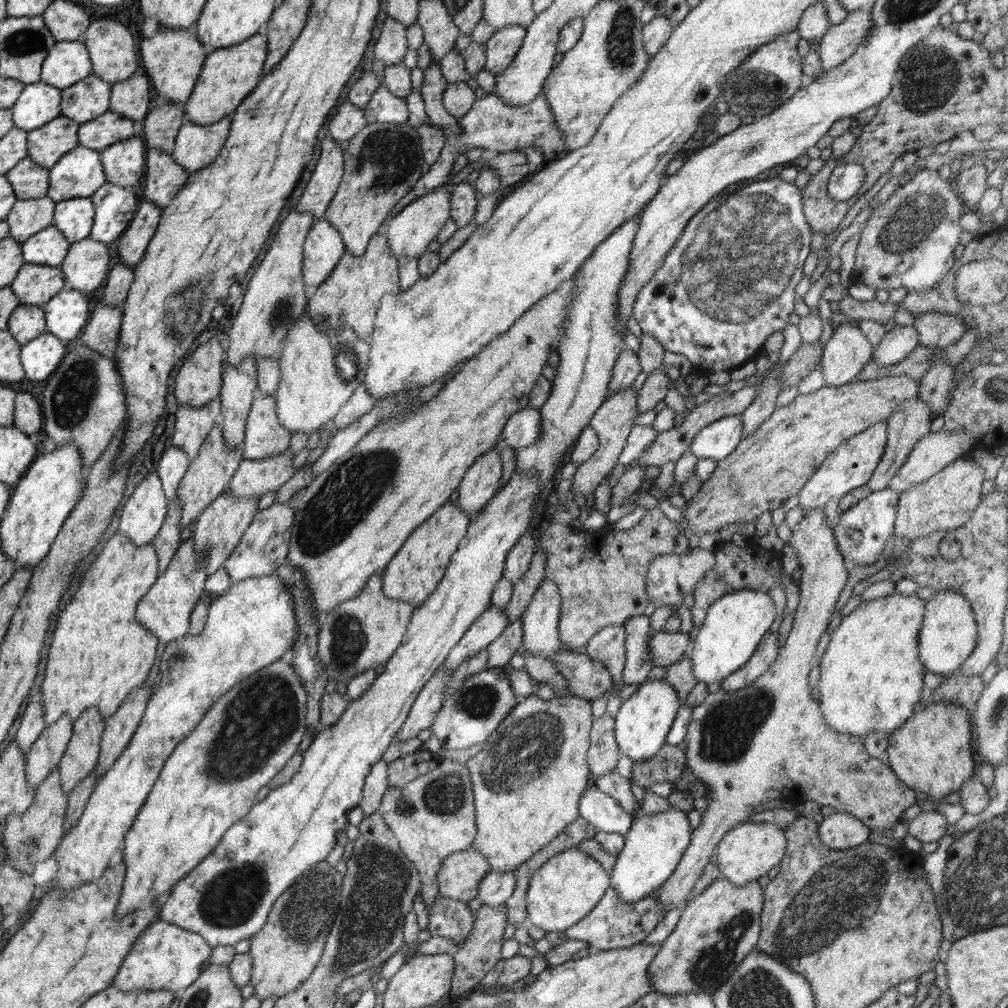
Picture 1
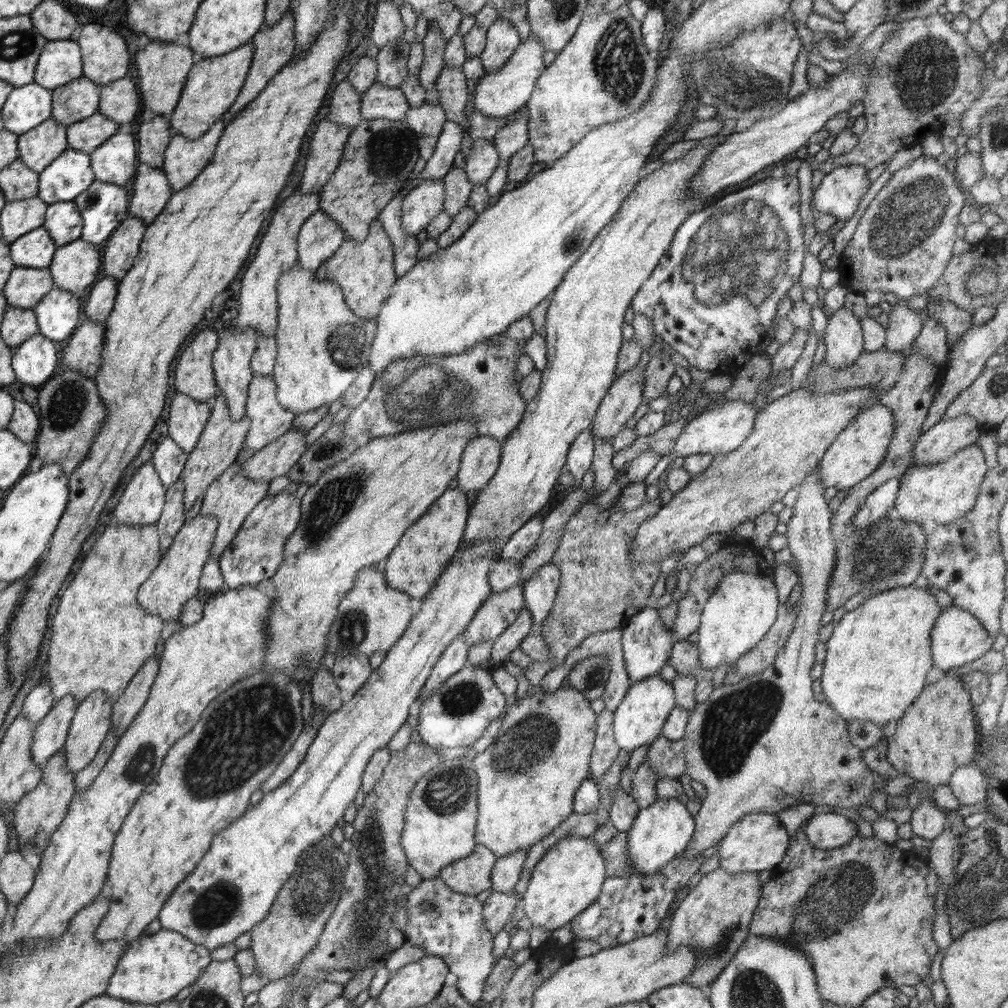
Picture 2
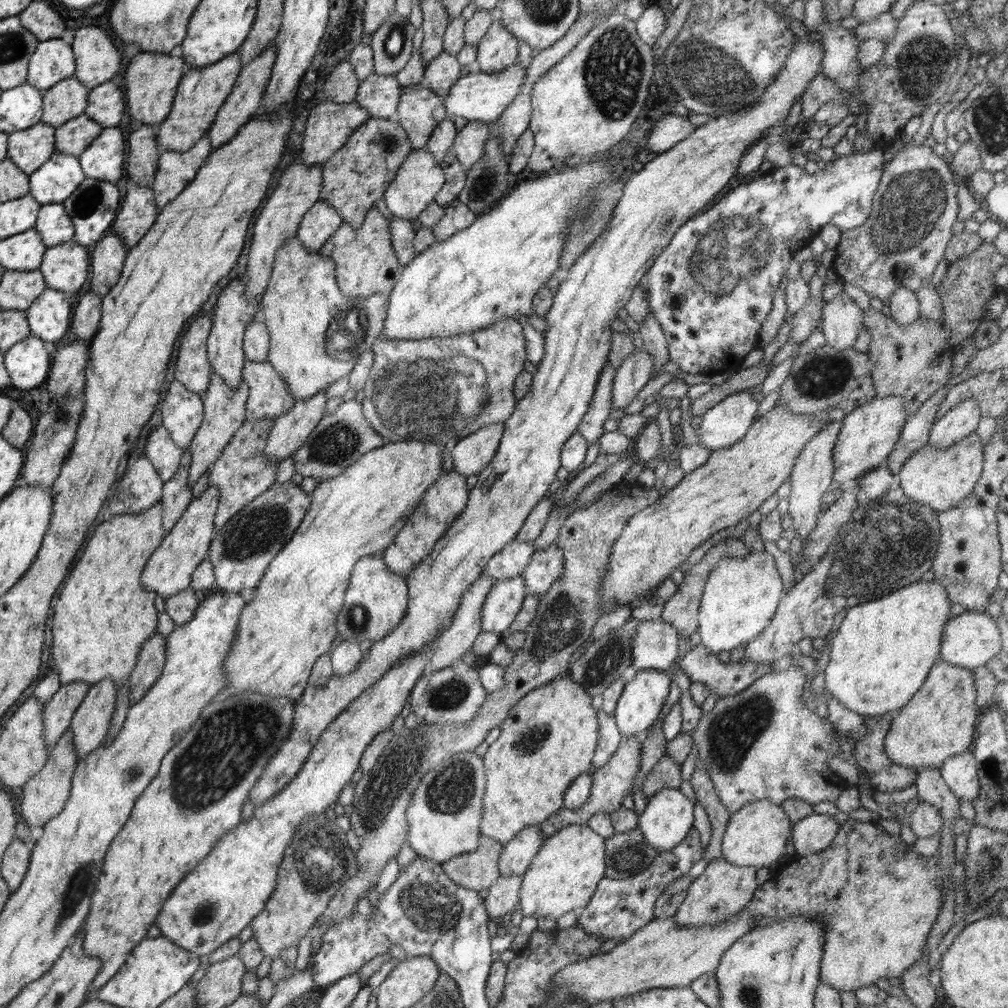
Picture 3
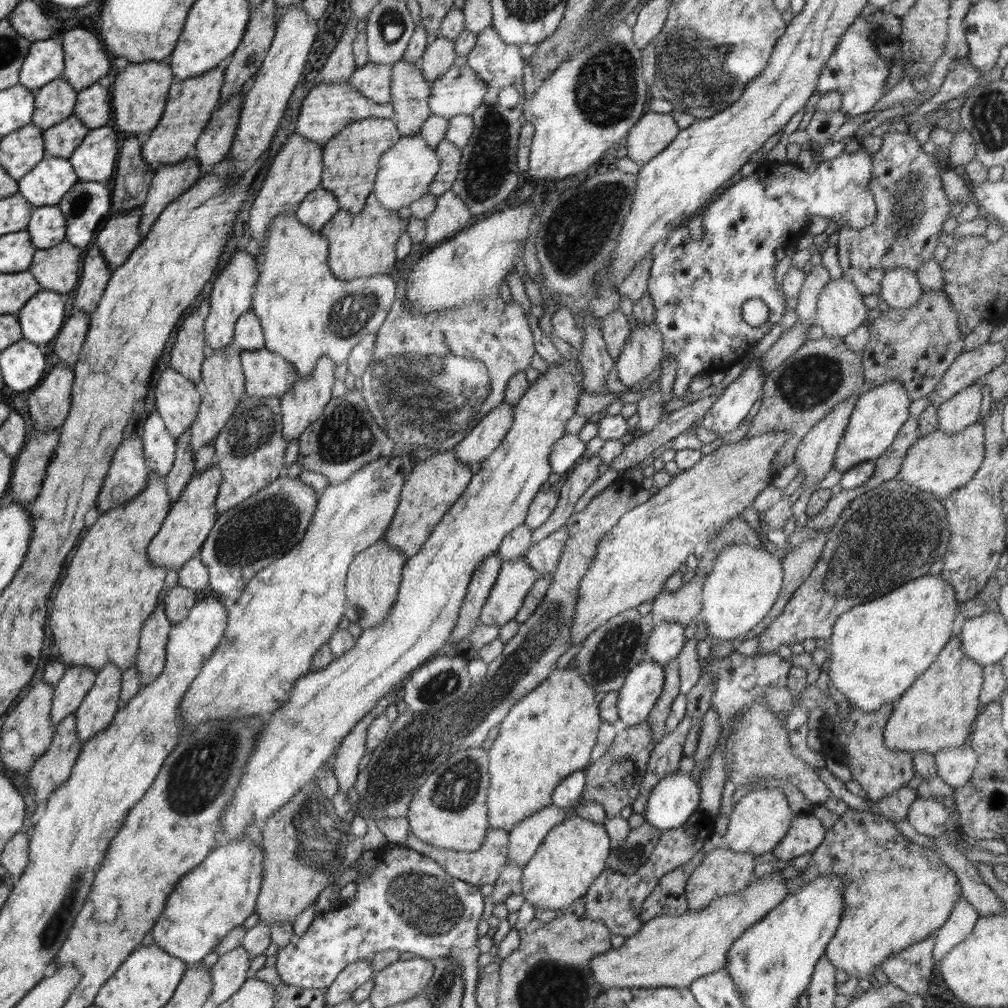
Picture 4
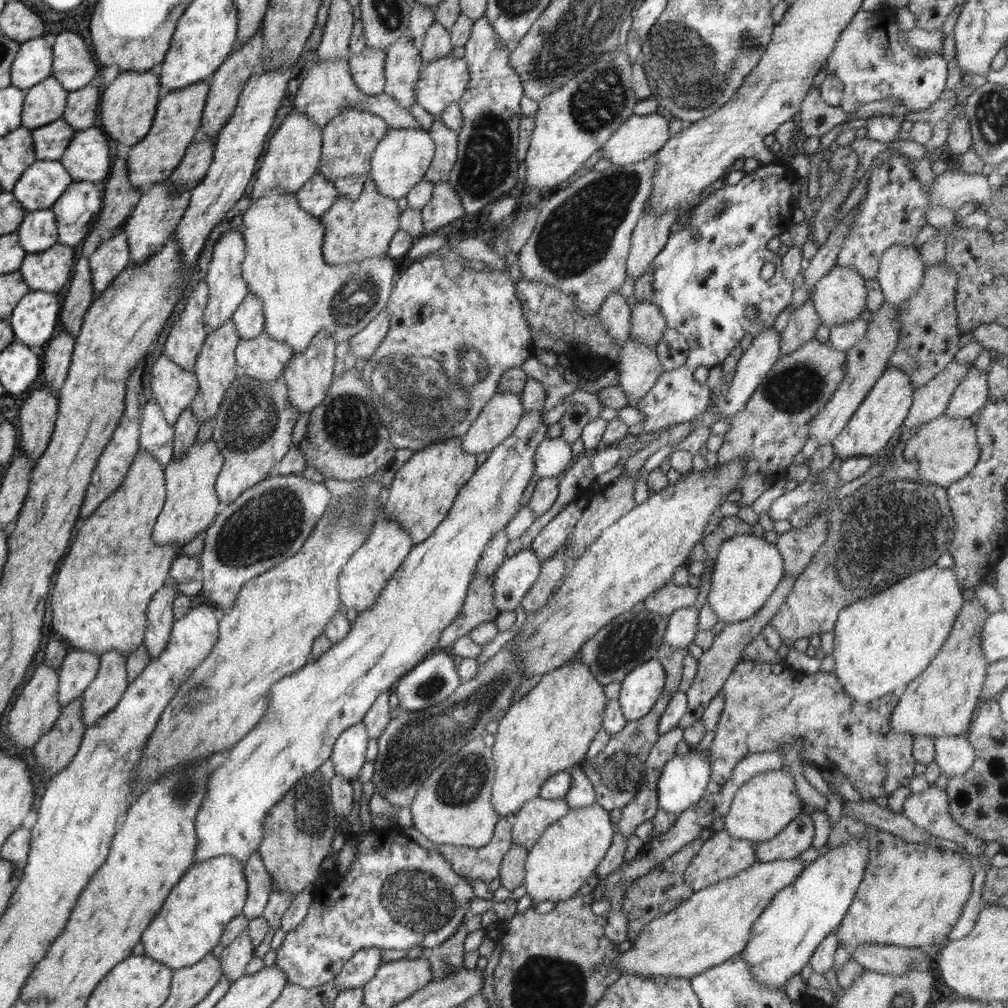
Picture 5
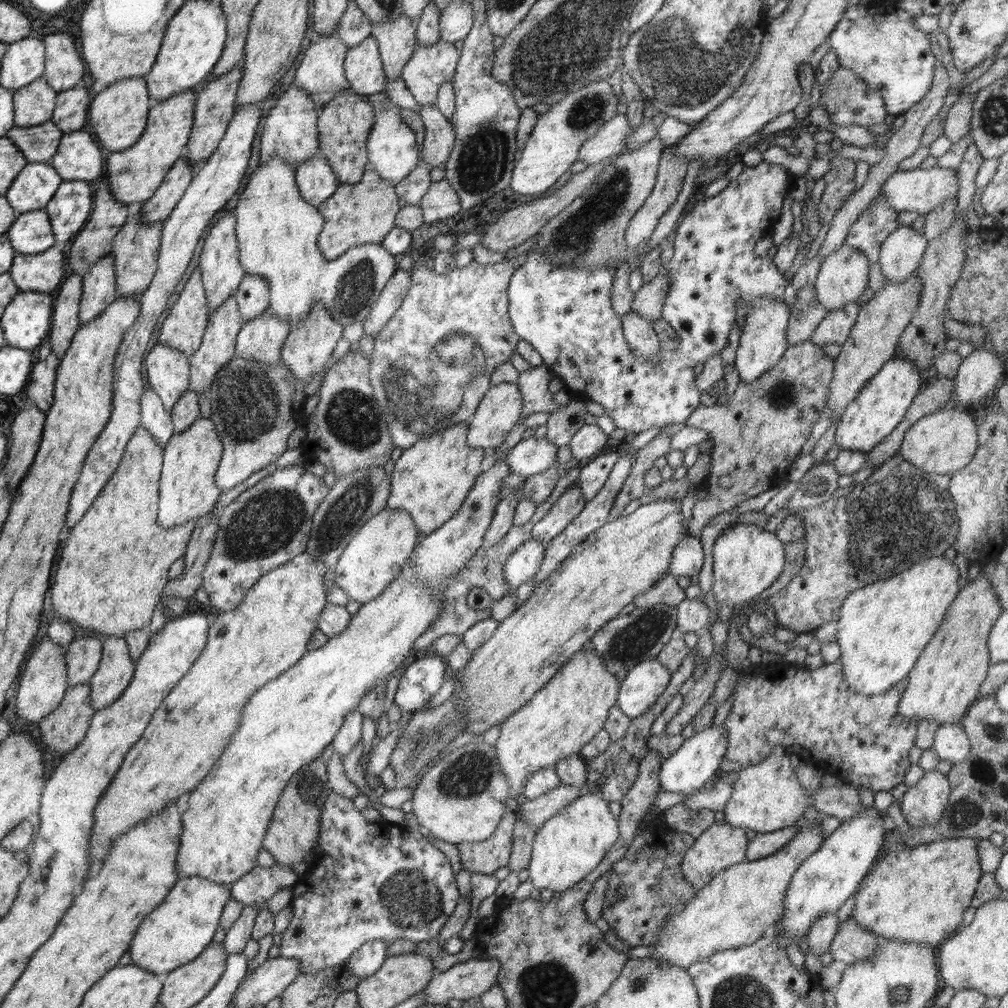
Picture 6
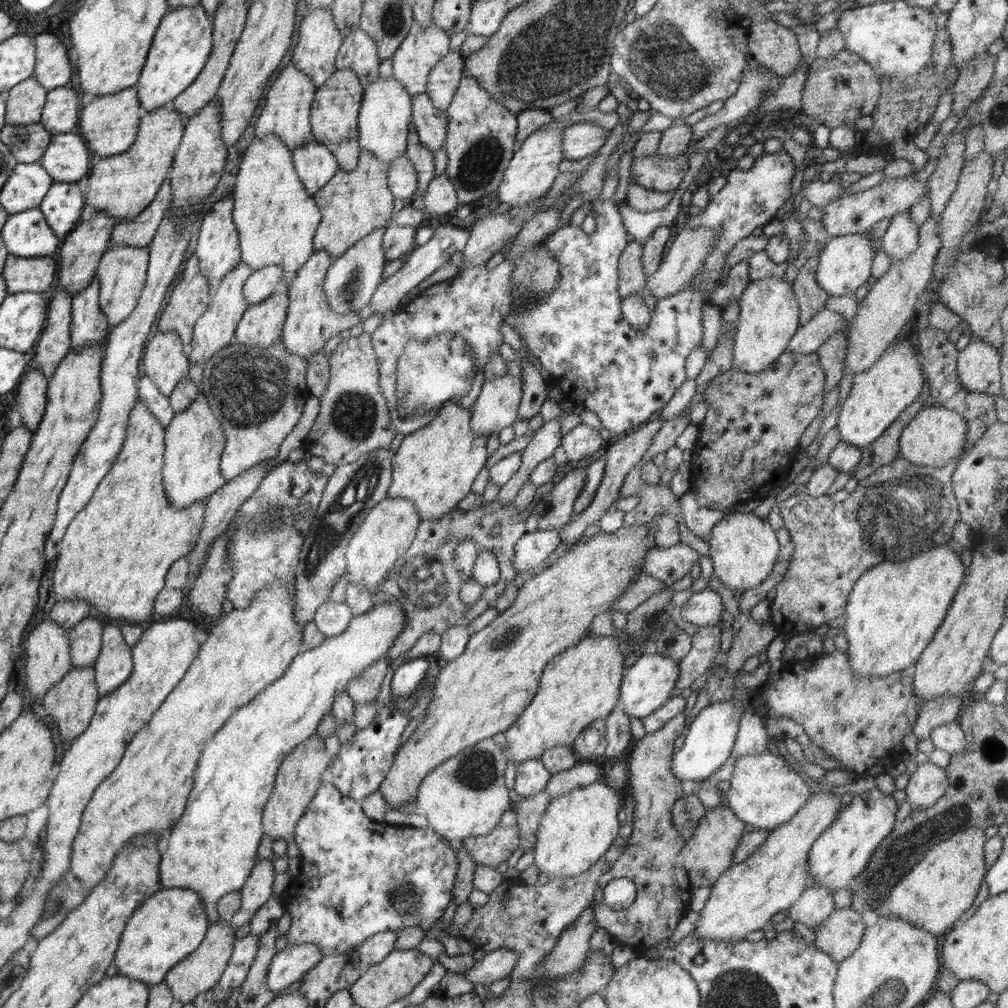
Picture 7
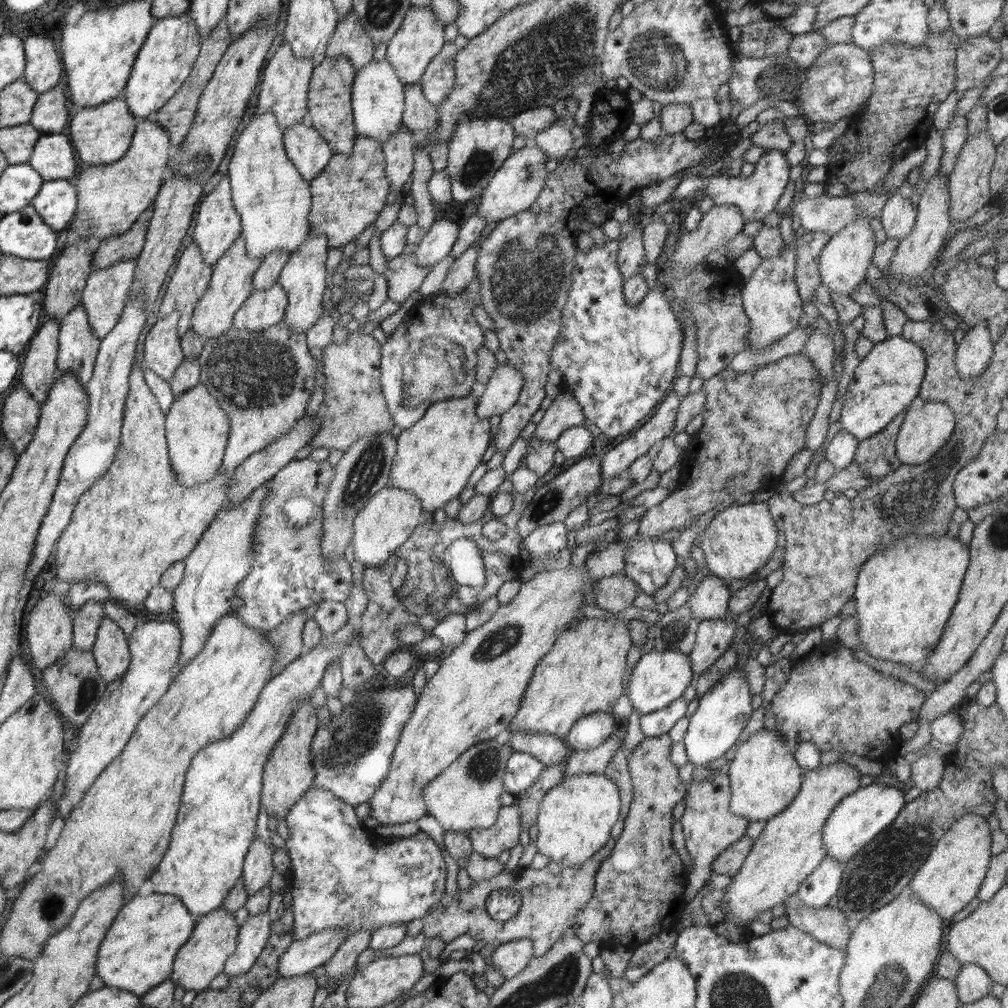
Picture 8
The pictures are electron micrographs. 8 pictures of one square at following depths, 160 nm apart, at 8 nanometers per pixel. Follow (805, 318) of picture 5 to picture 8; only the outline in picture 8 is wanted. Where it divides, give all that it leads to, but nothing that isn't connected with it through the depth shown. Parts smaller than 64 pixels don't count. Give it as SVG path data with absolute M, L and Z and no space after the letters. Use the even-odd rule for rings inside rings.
M807 231L803 238L796 242L796 270L793 279L796 281L800 298L809 303L822 283L819 256L830 239L824 232Z

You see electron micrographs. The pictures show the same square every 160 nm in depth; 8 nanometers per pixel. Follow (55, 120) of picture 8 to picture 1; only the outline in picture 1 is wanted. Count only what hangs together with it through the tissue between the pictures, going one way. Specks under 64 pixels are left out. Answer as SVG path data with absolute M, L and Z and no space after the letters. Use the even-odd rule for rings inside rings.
M138 72L111 85L109 110L130 120L143 120L156 101L150 79Z

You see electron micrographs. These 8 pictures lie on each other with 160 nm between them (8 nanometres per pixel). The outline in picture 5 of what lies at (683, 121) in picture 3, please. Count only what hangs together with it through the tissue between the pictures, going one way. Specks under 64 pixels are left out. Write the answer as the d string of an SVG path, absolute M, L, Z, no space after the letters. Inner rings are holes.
M632 115L601 146L602 158L614 165L640 162L657 153L671 137L669 121L662 115Z

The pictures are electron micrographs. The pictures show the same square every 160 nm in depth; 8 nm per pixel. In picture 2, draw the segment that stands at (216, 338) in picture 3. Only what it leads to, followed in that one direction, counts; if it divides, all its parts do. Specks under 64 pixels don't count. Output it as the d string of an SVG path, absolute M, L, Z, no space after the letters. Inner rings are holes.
M235 323L229 328L229 331L219 338L218 346L212 355L212 364L214 370L214 380L216 380L218 394L224 395L226 408L229 410L232 421L240 422L247 416L246 402L248 399L248 390L252 377L254 377L250 363L256 350L257 332L256 331L237 331Z

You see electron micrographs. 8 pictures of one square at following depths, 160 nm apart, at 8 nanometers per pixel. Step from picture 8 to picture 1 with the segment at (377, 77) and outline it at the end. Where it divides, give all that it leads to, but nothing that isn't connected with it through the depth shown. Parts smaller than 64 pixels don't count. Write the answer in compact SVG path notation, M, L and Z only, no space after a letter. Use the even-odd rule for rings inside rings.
M442 185L436 191L414 199L400 212L388 219L382 231L387 236L388 246L397 260L404 257L418 258L428 250L428 244L436 238L440 229L450 219L450 197L451 195L446 191L446 185Z

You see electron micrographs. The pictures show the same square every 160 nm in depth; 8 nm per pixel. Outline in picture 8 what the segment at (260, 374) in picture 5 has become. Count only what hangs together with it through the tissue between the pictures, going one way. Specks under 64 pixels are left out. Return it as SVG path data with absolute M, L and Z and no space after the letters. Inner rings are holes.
M278 282L264 290L255 289L234 313L233 326L252 332L273 327L284 319L287 304L287 292Z

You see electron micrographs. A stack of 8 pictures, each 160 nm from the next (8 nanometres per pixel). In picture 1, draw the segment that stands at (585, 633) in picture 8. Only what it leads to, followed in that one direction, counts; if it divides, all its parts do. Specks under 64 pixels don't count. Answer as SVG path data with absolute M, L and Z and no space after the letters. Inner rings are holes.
M530 694L523 701L515 704L515 707L508 713L508 716L485 740L482 750L465 762L470 773L470 778L472 778L472 786L474 786L473 797L477 833L474 837L472 847L476 849L476 852L480 852L484 856L484 860L488 862L488 866L490 866L492 872L500 874L500 872L508 873L518 870L523 863L528 862L543 846L546 846L552 839L555 839L568 826L568 823L573 823L576 819L580 818L579 800L583 792L590 788L593 782L593 777L587 763L592 723L590 701L581 699L576 695L560 694L554 696L552 699L544 700L538 695Z

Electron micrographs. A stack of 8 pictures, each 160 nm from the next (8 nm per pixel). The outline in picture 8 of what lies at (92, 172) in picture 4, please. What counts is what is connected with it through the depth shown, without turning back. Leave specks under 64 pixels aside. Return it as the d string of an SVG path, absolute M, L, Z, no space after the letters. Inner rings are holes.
M42 134L36 141L29 165L44 181L70 179L76 172L76 154L69 136Z

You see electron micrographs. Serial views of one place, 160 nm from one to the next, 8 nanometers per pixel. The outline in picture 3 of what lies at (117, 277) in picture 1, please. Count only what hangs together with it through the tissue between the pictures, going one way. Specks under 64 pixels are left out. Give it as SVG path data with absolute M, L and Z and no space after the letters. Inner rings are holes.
M91 290L80 297L69 326L75 339L87 340L96 334L101 317L101 298L102 296Z

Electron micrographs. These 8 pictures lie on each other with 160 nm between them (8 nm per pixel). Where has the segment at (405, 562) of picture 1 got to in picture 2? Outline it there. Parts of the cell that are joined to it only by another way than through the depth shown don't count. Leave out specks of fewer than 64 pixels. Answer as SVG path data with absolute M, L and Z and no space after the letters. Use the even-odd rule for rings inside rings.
M460 488L446 489L431 505L415 524L406 529L388 555L383 572L390 587L405 592L416 604L436 584L459 549L469 516L466 493Z

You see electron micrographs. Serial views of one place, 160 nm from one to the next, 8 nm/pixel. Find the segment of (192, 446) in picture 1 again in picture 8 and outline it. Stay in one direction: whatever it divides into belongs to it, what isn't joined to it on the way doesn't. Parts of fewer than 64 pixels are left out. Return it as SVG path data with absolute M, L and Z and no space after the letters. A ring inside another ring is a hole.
M176 311L165 317L160 316L150 328L144 342L144 367L164 378L166 382L172 380L176 368L185 359L180 347L178 323L179 314Z

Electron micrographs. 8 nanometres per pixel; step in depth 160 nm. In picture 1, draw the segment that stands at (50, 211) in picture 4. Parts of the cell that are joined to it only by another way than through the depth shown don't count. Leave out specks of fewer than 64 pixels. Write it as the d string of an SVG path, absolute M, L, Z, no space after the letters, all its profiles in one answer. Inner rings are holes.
M90 197L61 200L55 204L53 225L68 242L75 243L89 236L94 215Z

